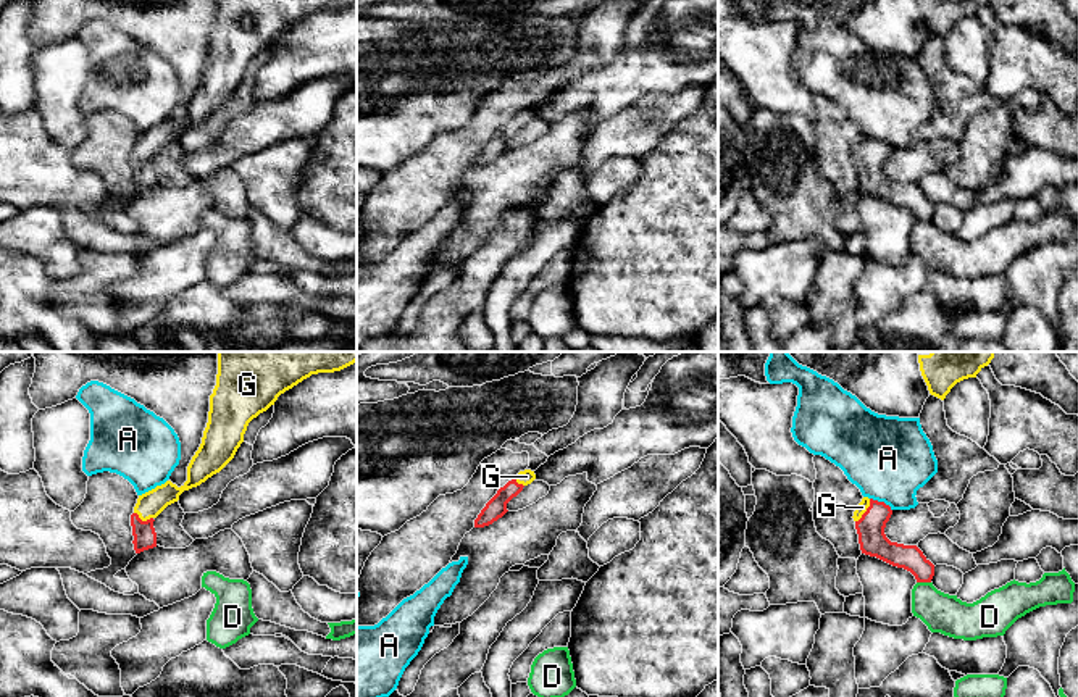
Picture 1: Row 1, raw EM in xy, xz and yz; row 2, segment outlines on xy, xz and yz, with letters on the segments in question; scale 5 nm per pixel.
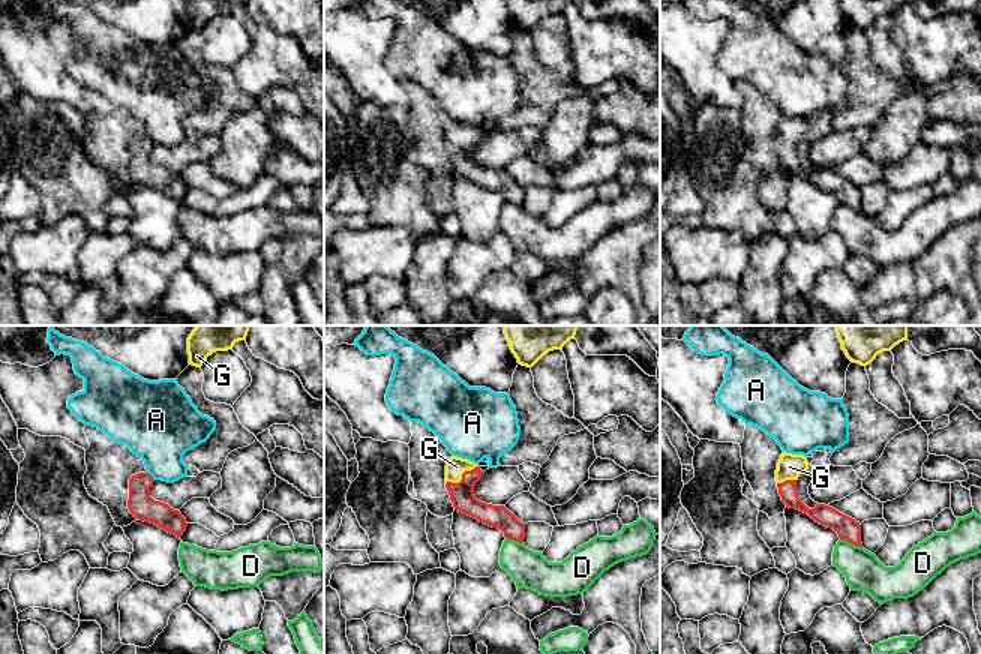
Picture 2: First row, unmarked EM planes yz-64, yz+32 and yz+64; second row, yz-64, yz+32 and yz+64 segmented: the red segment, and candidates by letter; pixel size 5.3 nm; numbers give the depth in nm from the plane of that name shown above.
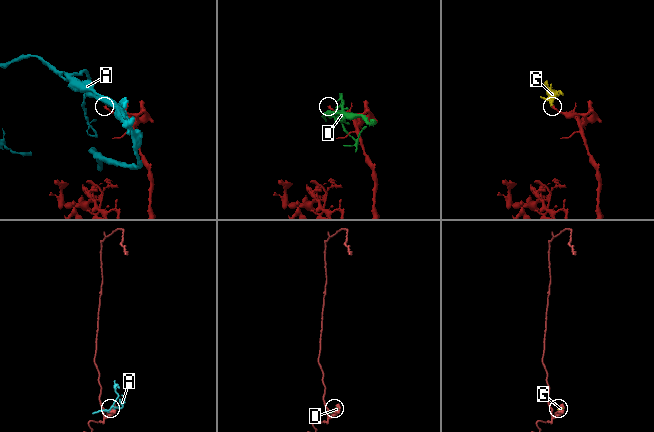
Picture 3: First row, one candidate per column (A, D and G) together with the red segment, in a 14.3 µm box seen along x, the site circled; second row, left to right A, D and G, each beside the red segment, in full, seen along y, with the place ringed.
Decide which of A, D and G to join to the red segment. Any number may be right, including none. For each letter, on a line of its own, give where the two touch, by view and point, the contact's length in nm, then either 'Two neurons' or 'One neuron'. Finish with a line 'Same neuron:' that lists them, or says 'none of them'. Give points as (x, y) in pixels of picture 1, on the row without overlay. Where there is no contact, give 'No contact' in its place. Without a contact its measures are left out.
A: Touches red at yz (881, 141). Shared border 130 nm. Two neurons
D: Touches red at yz (923, 220). Shared border 70 nm. Two neurons
G: Touches red at yz (867, 149). Shared border 140 nm. One neuron
Same neuron: G

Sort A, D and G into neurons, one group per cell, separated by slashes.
A / D / G

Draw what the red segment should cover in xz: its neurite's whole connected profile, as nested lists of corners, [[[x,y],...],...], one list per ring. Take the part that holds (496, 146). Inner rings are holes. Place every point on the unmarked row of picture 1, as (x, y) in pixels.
[[[520,110],[512,119],[497,129],[497,132],[486,142],[478,157],[474,158],[474,166],[484,166],[502,157],[508,148],[507,142],[516,136],[524,124],[536,118],[534,110]]]

